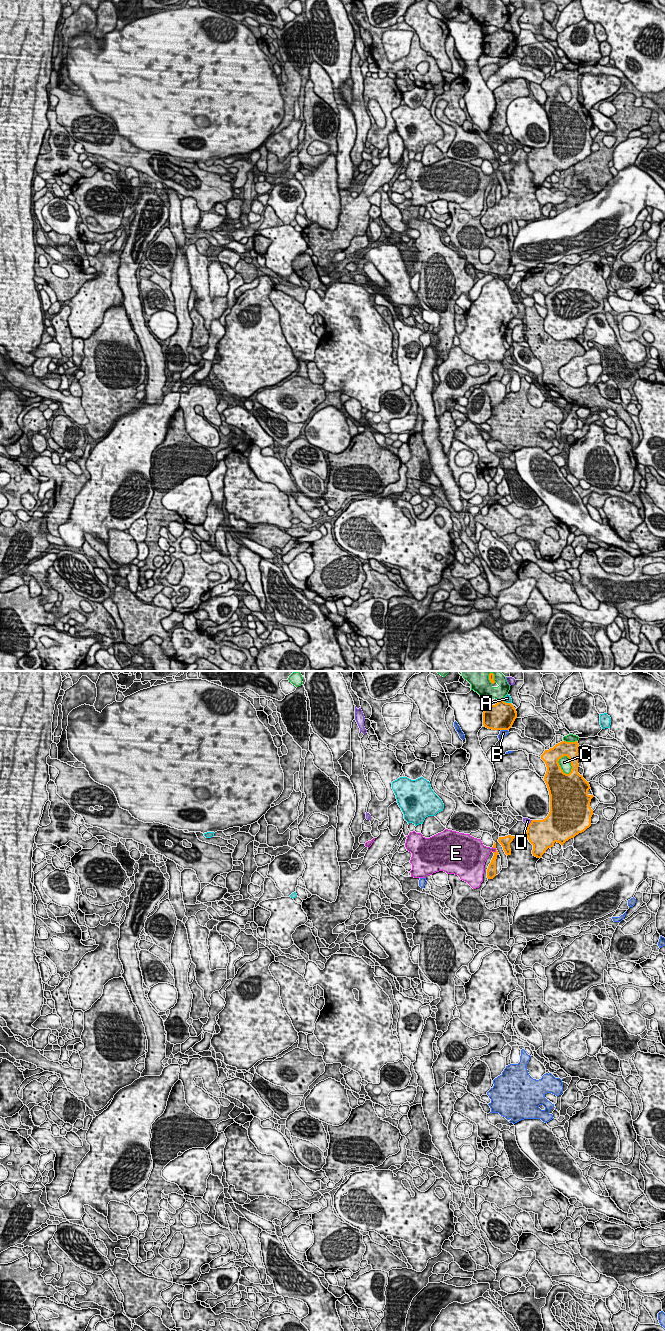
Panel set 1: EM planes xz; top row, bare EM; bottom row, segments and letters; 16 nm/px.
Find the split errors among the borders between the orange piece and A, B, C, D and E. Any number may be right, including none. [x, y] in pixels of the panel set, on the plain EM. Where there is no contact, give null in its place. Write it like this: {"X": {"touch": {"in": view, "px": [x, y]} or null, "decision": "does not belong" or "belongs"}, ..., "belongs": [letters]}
{"A": {"touch": {"in": "xz", "px": [505, 30]}, "decision": "does not belong"}, "B": {"touch": {"in": "xz", "px": [504, 57]}, "decision": "does not belong"}, "C": {"touch": {"in": "xz", "px": [571, 92]}, "decision": "does not belong"}, "D": {"touch": {"in": "xz", "px": [530, 151]}, "decision": "does not belong"}, "E": {"touch": {"in": "xz", "px": [494, 180]}, "decision": "belongs"}, "belongs": ["E"]}

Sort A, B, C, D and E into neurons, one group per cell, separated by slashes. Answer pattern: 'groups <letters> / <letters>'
groups A / B / C / D / E

